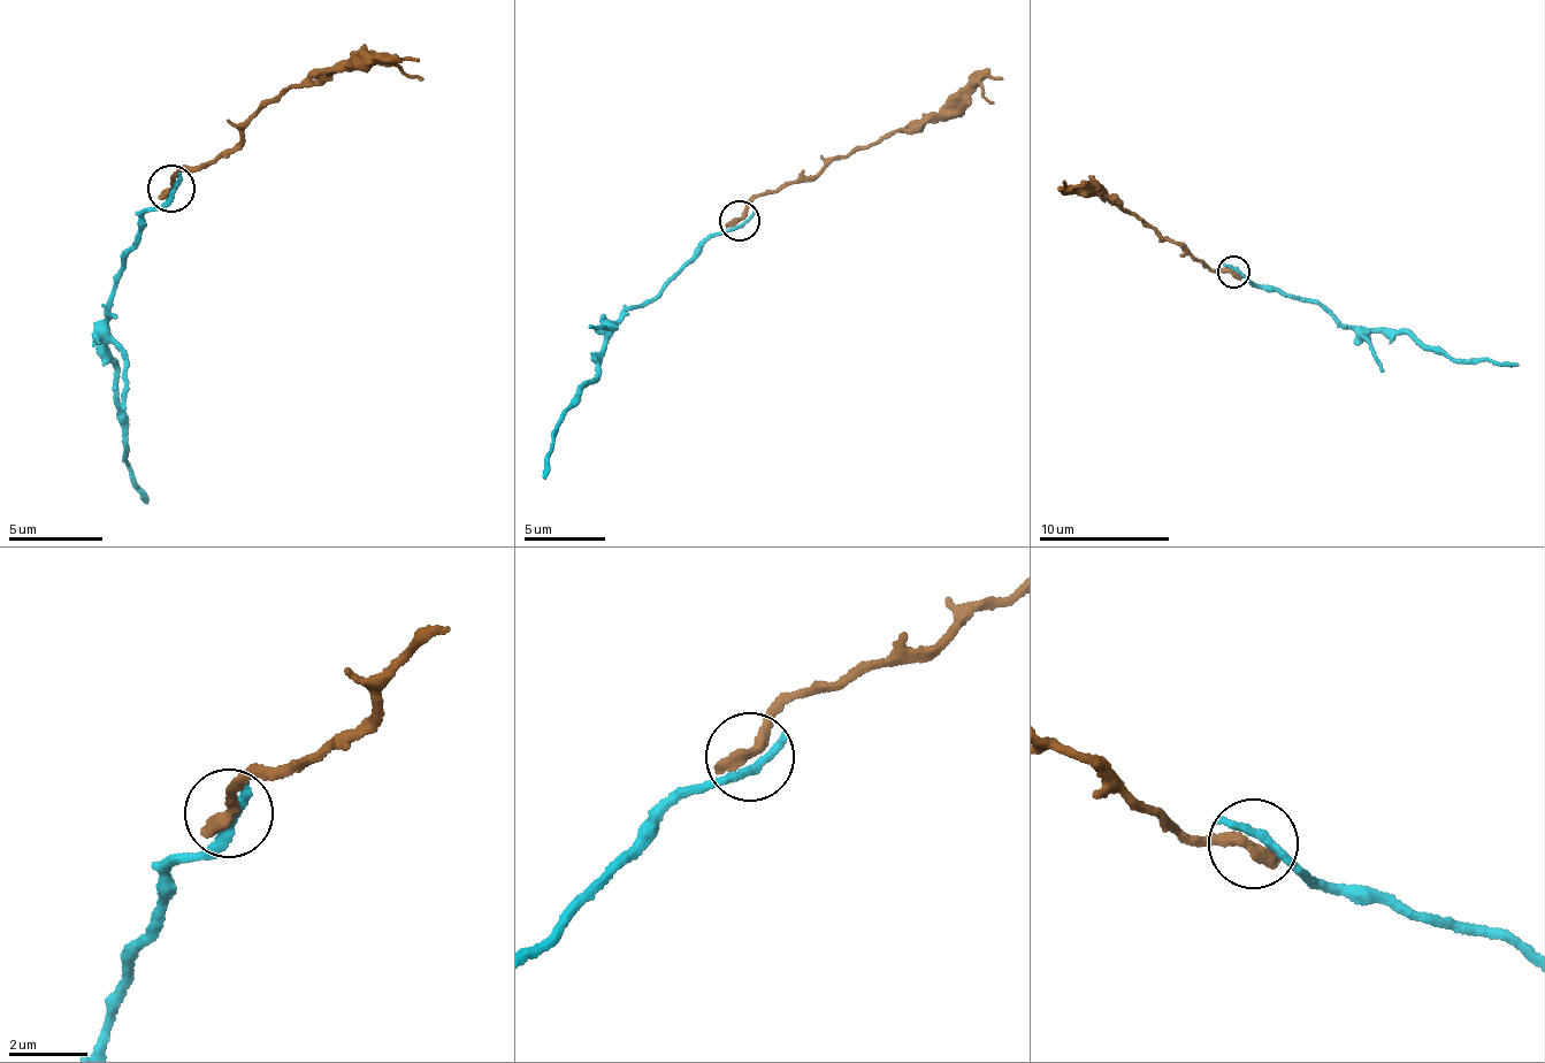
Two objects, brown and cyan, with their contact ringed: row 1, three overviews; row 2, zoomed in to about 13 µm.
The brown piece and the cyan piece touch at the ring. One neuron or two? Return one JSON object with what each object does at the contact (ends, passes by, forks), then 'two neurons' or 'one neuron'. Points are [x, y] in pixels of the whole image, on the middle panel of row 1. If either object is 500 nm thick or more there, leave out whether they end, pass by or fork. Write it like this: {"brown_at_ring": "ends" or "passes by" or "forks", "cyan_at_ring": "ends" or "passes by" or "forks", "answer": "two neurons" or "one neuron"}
{"brown_at_ring": "ends", "cyan_at_ring": "ends", "answer": "two neurons"}

